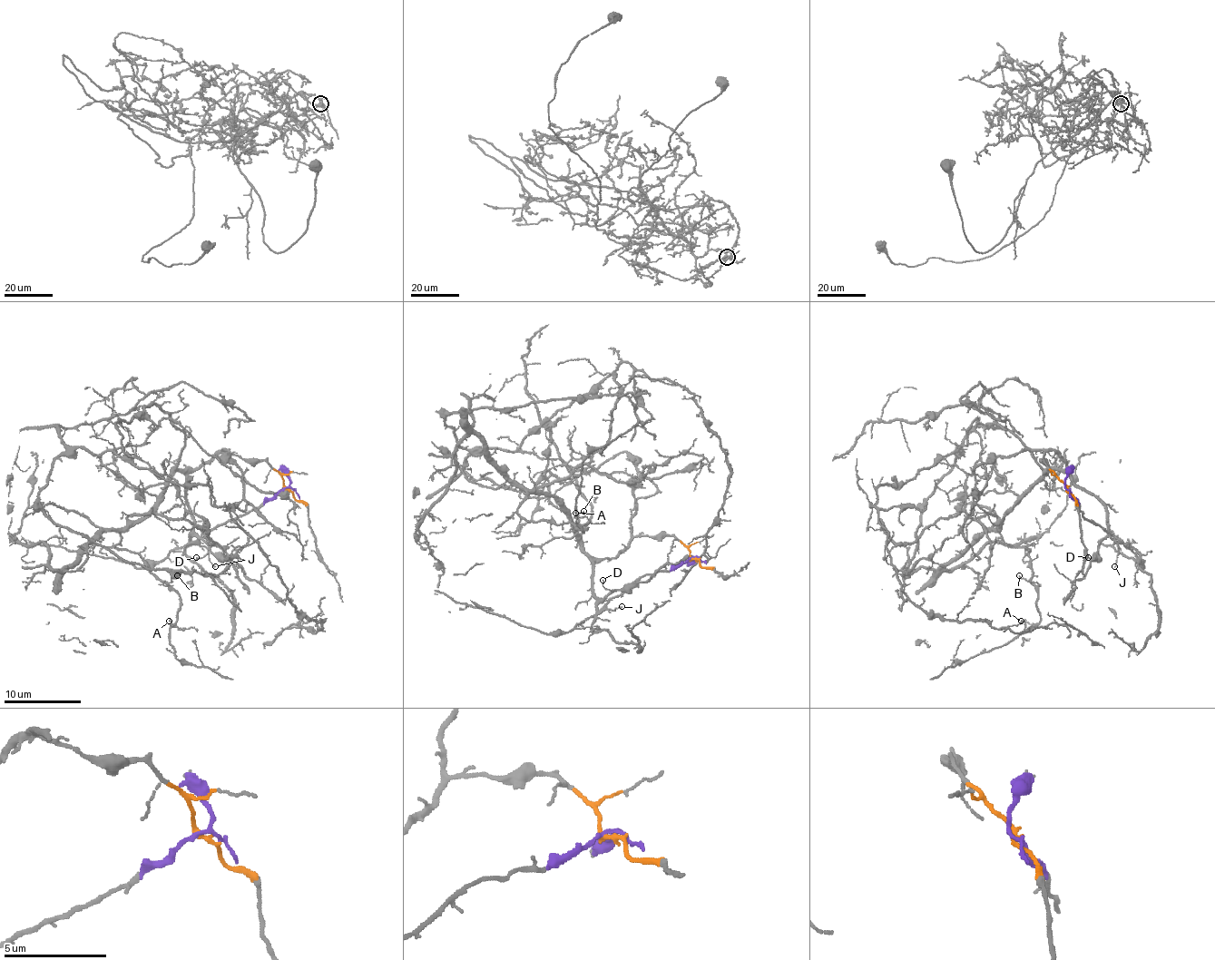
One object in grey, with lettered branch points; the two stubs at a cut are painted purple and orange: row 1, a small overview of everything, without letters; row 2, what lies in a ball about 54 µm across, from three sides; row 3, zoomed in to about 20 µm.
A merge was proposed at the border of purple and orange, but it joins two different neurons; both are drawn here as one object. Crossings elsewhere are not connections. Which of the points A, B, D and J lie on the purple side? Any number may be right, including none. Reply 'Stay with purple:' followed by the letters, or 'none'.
Stay with purple: J

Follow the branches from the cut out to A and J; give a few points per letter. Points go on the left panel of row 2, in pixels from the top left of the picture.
A: (285, 489), (264, 460), (225, 450), (175, 472), (112, 547), (132, 551), (179, 595), (181, 630), (170, 621)
J: (285, 489), (202, 533), (202, 545), (208, 551), (208, 559), (216, 566)

